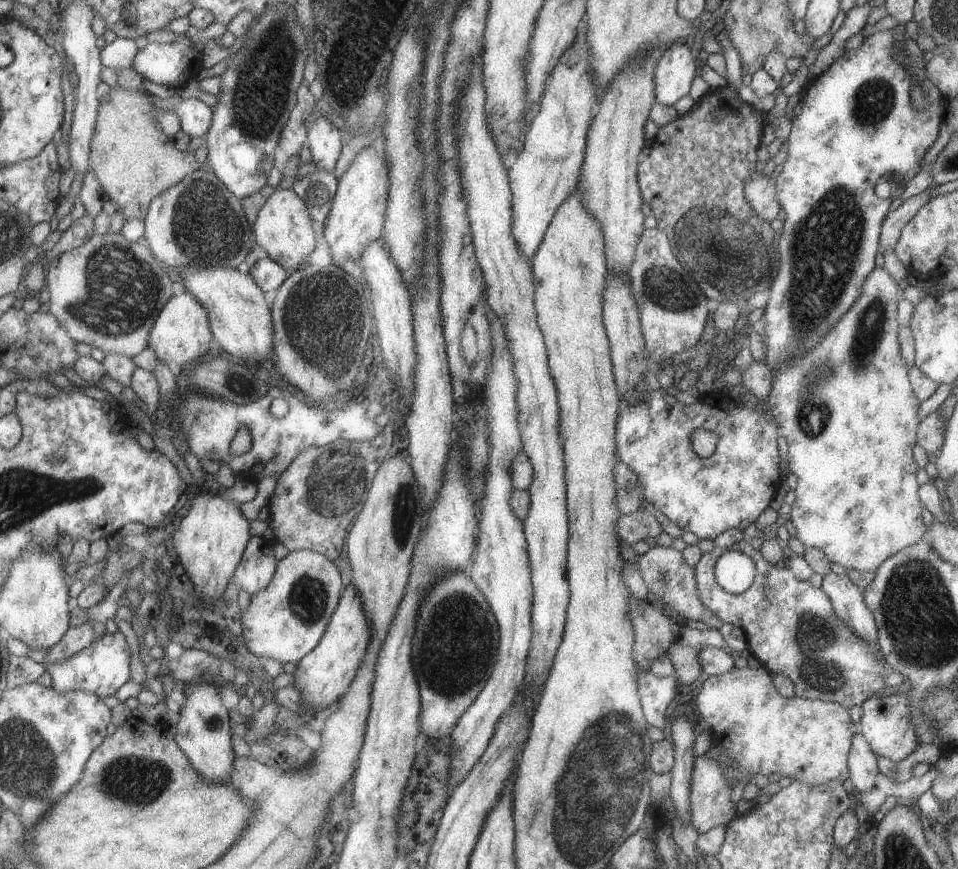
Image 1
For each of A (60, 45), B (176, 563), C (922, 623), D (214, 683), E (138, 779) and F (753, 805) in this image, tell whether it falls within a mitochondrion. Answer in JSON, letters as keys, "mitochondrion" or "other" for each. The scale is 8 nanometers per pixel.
{"A":"other","B":"other","C":"mitochondrion","D":"other","E":"mitochondrion","F":"other"}

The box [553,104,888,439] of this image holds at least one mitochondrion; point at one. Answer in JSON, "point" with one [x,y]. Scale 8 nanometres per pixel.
{"point":[820,260]}

